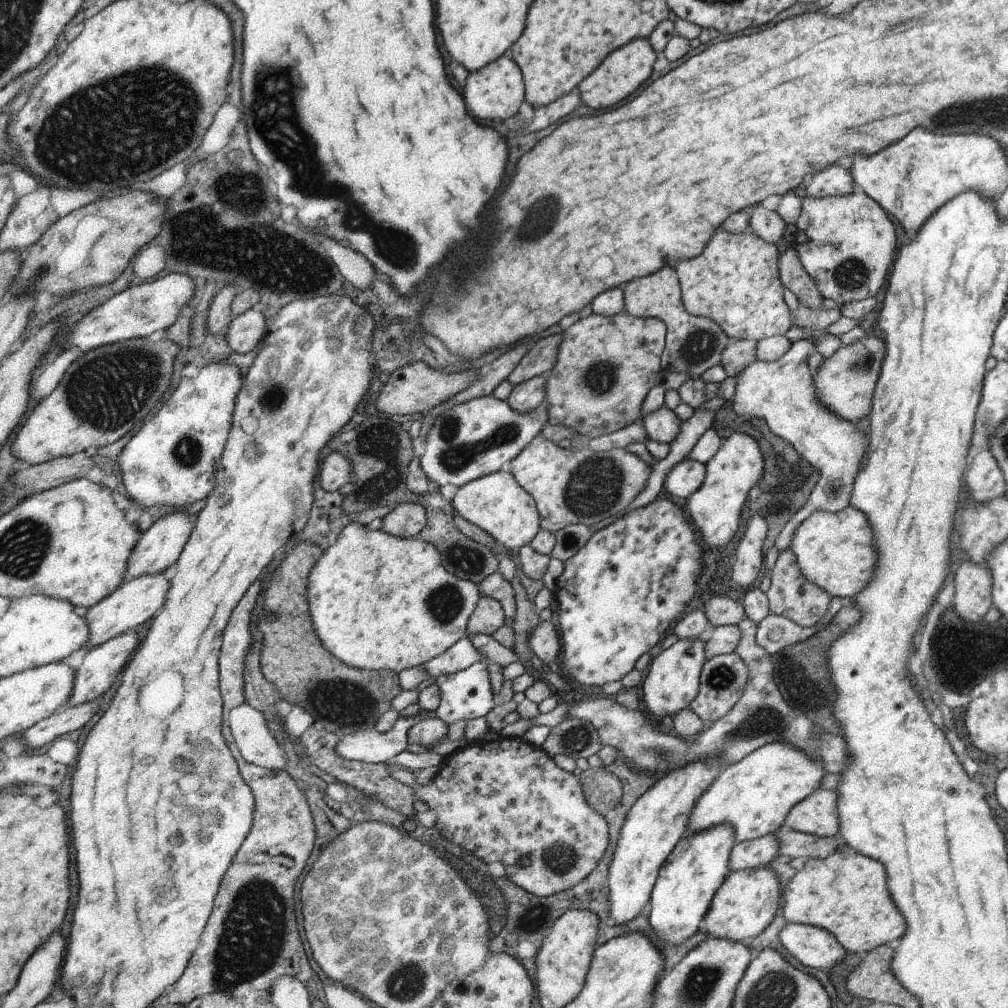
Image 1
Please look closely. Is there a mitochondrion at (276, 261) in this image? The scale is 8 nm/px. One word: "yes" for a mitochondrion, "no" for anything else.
yes

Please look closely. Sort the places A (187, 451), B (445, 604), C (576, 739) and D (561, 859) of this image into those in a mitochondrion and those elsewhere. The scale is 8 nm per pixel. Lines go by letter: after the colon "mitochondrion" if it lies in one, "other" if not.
A: mitochondrion
B: mitochondrion
C: mitochondrion
D: mitochondrion

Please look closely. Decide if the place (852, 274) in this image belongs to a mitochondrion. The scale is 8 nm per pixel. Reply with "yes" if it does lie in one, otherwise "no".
yes

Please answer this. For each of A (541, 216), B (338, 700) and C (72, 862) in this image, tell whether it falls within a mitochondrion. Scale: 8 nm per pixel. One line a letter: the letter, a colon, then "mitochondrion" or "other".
A: mitochondrion
B: mitochondrion
C: other

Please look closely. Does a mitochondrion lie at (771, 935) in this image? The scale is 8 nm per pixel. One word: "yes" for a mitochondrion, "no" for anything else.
no

